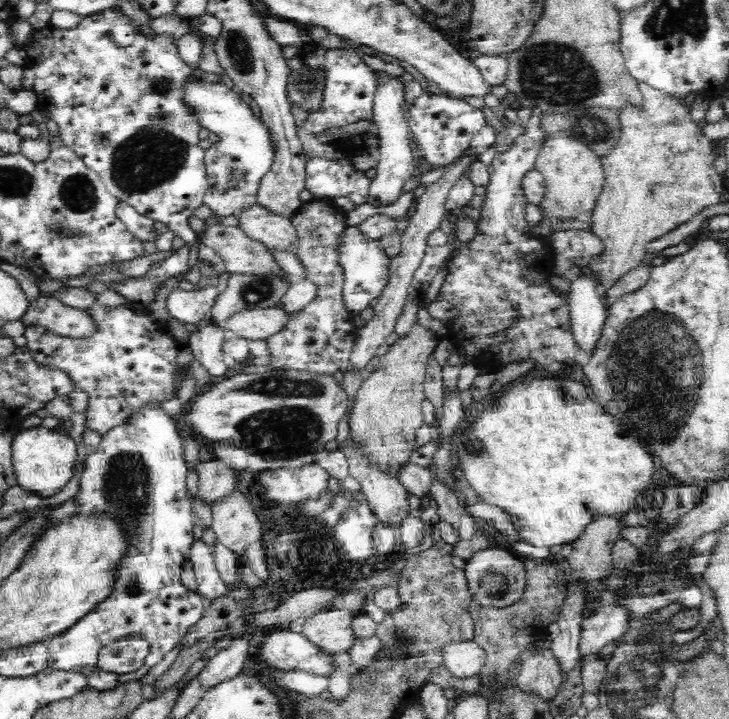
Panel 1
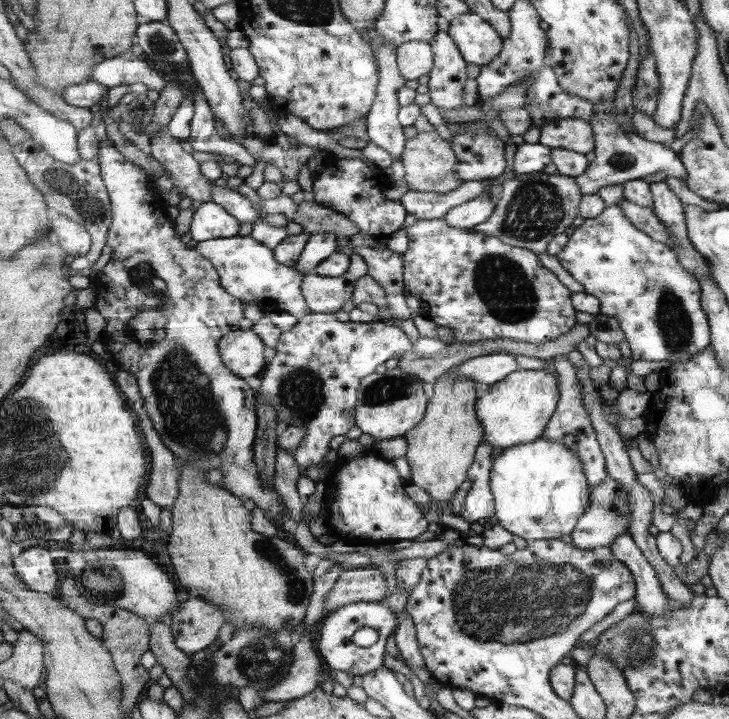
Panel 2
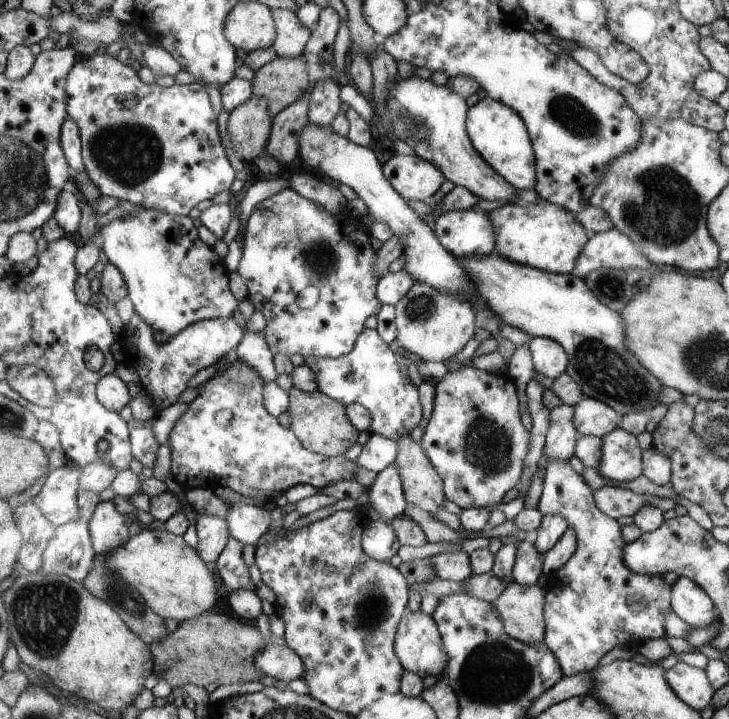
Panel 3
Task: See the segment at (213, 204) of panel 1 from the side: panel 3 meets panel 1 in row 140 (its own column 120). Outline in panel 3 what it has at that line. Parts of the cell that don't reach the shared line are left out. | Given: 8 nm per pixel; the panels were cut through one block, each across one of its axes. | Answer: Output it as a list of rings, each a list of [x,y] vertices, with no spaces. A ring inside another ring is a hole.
[[[136,206],[128,217],[116,218],[107,224],[100,234],[101,249],[108,262],[118,267],[127,284],[127,296],[134,310],[154,331],[155,339],[165,343],[183,332],[187,326],[204,319],[232,317],[238,300],[228,288],[228,272],[224,260],[200,240],[197,228],[188,215],[173,215],[163,210],[145,209]]]

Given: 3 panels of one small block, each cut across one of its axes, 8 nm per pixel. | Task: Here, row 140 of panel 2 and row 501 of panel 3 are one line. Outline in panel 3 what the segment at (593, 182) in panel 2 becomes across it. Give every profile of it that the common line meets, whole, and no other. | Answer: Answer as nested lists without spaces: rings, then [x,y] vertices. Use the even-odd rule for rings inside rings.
[[[610,482],[596,489],[594,497],[599,509],[616,520],[622,516],[634,516],[642,507],[651,505],[645,494],[637,494]]]

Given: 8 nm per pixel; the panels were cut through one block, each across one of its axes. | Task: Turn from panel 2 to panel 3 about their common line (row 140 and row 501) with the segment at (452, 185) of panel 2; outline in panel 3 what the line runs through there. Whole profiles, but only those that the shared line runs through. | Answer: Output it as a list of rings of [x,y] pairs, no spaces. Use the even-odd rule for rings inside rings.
[[[409,434],[401,436],[397,442],[399,444],[399,454],[395,458],[395,462],[401,468],[401,477],[403,478],[407,504],[414,504],[416,510],[420,508],[420,510],[428,512],[433,517],[439,508],[446,509],[451,507],[451,505],[444,507],[447,495],[446,490],[444,490],[442,476],[432,466],[426,451],[420,448],[421,444],[414,441]]]

